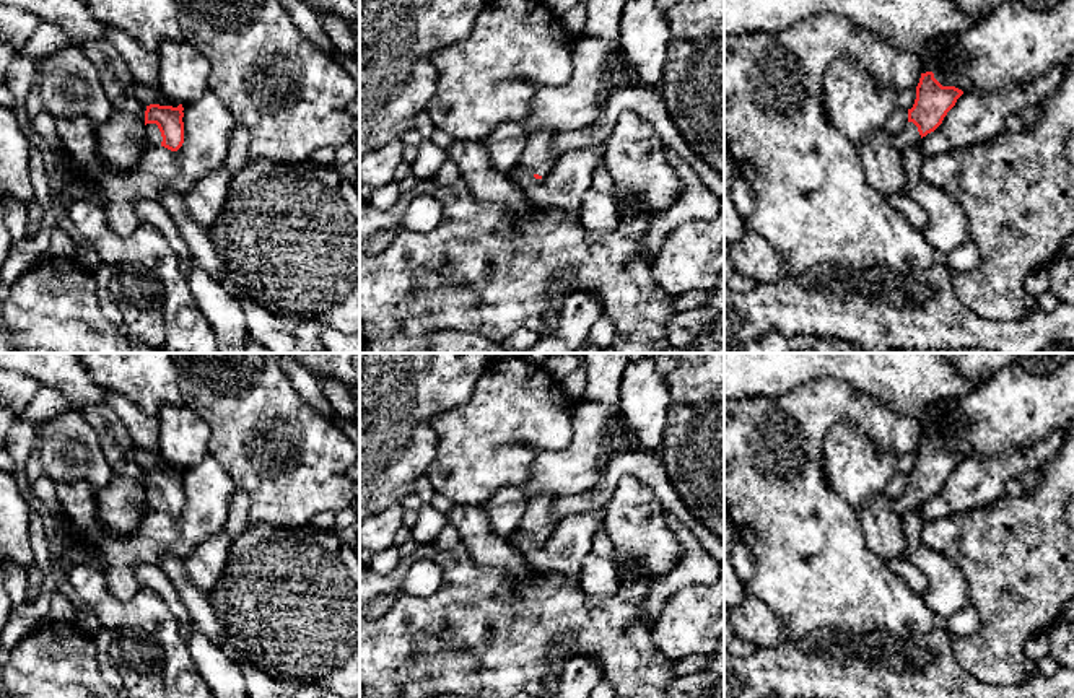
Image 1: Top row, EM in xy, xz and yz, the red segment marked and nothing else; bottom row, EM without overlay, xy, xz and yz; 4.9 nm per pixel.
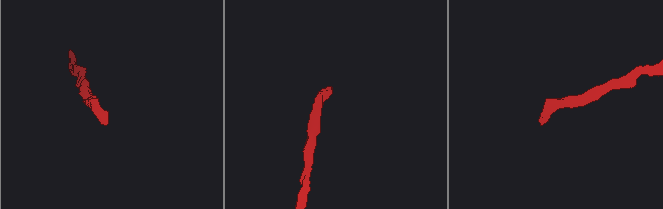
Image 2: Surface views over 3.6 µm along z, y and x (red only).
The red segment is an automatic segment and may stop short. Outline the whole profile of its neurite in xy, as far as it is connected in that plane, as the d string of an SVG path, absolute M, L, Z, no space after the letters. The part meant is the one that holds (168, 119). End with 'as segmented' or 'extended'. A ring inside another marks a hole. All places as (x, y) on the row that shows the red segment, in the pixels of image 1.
M150 104L145 111L145 130L150 146L164 146L177 151L184 143L184 107L179 104L159 106Z; extended

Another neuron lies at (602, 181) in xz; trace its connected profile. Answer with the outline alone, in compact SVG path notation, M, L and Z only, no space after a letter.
M604 164L597 166L591 187L602 194L610 194L615 189L613 179Z

